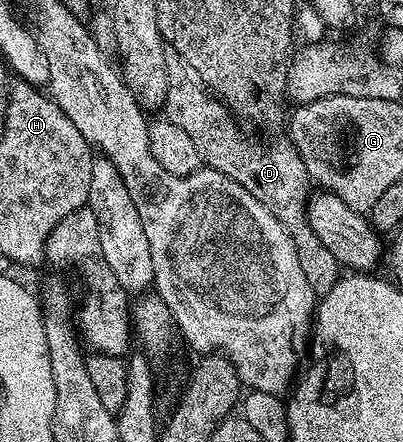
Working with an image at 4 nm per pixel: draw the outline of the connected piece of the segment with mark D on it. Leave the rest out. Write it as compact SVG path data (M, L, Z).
M172 64L170 70L166 120L177 123L181 131L189 134L189 139L193 139L199 152L199 160L206 168L221 171L226 177L241 183L249 195L273 211L277 223L289 231L289 239L293 239L293 247L297 247L297 260L301 263L301 272L305 274L311 290L317 295L329 292L341 276L341 266L337 259L333 259L333 255L329 255L325 243L317 239L313 227L309 227L307 222L305 202L312 192L313 182L305 171L305 163L297 147L290 139L283 139L273 142L268 149L254 149L235 126L236 118L222 101L209 95L208 90L182 64Z

